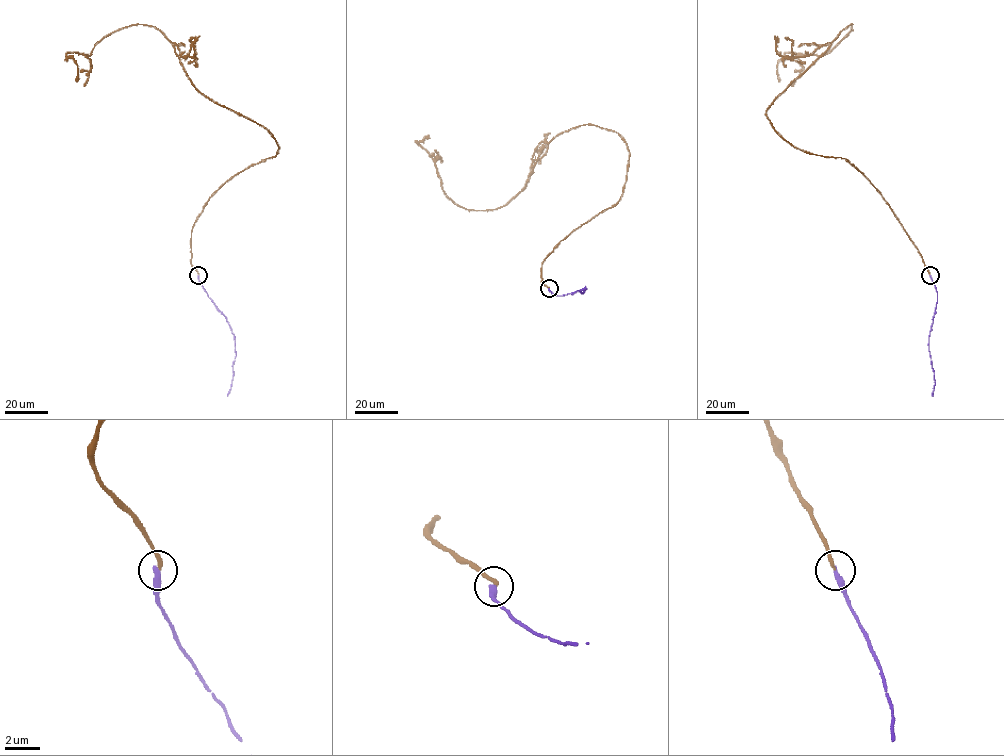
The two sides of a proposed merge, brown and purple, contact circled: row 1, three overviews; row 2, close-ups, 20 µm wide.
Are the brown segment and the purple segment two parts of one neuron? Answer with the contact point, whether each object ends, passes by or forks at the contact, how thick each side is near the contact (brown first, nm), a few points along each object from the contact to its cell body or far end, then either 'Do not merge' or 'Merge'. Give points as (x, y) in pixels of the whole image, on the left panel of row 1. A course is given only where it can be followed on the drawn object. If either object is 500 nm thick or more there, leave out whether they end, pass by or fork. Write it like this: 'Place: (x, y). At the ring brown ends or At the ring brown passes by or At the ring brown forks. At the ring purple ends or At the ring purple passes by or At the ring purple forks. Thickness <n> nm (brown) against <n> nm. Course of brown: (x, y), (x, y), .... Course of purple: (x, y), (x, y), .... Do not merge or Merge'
Place: (198, 275). At the ring brown ends. At the ring purple ends. Thickness 190 nm (brown) against 340 nm. Course of brown: (198, 275), (193, 224), (275, 155), (274, 137), (203, 95), (154, 27), (68, 52), (76, 81). Course of purple: (198, 276), (201, 285), (224, 316), (234, 335), (236, 355), (227, 395). Do not merge

